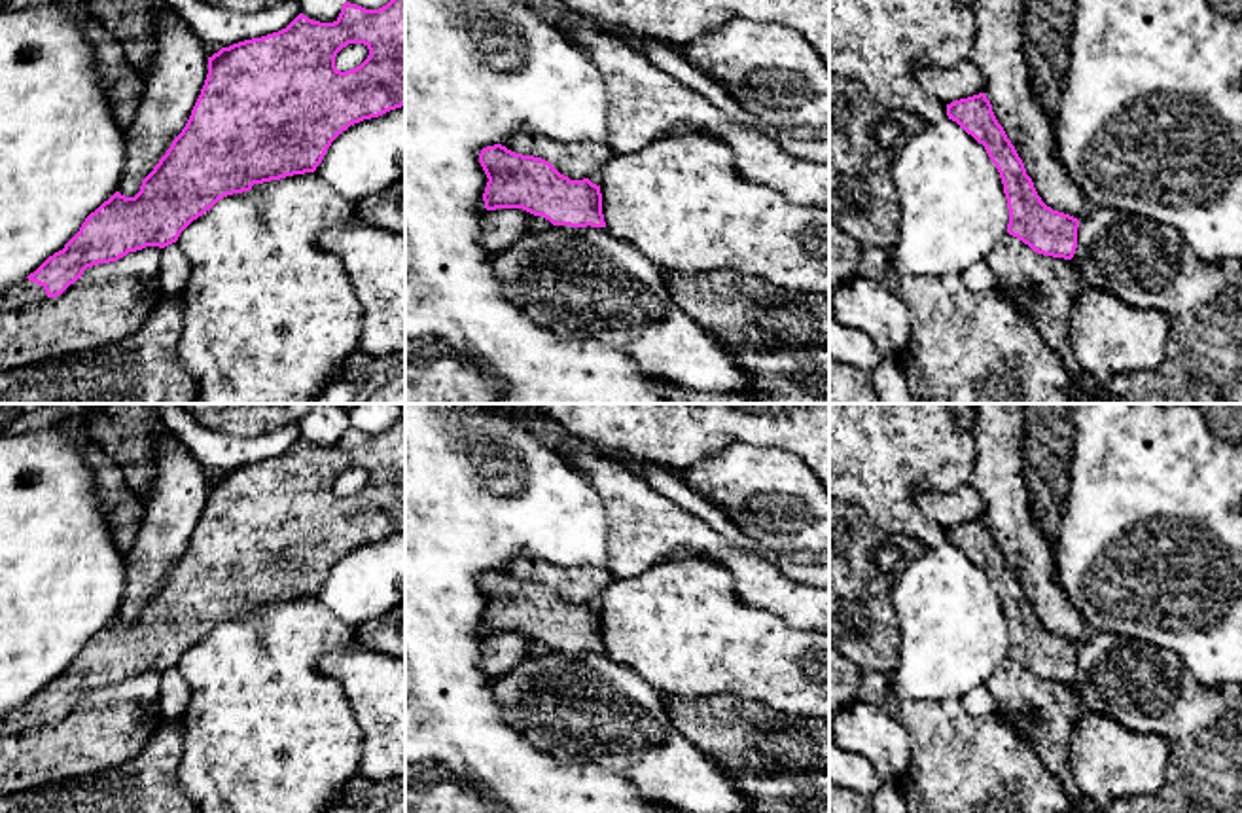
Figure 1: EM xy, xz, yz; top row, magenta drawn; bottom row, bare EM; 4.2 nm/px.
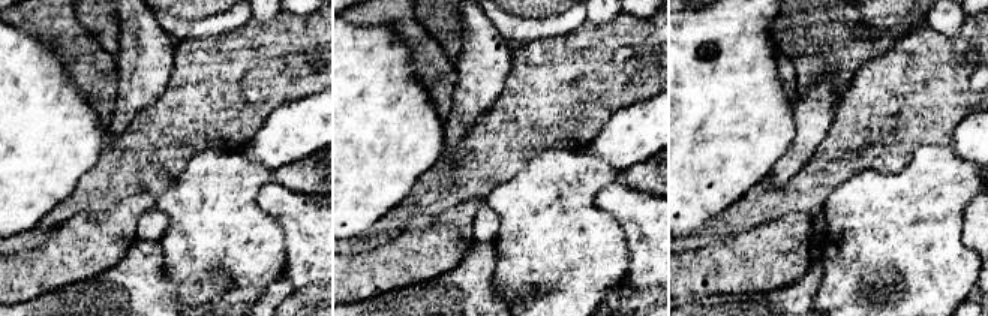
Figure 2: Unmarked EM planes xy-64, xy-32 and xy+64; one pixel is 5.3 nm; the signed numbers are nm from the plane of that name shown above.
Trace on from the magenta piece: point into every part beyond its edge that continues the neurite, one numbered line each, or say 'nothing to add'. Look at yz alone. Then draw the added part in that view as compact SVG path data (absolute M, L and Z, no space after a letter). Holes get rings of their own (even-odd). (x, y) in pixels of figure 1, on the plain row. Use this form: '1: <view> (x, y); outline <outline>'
nothing to add

